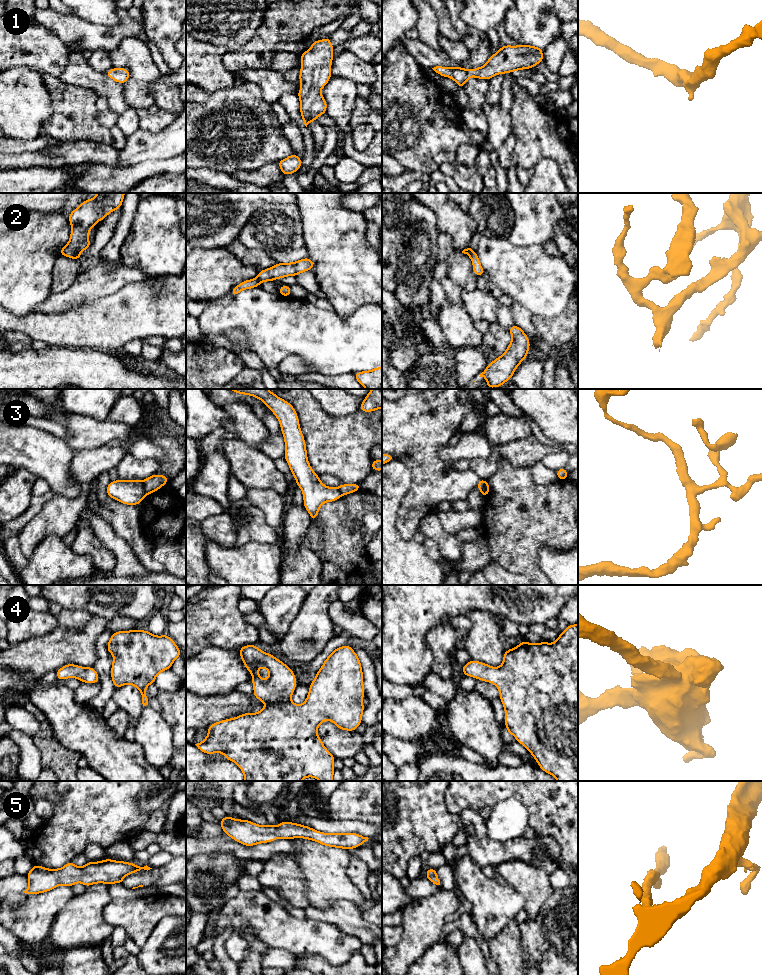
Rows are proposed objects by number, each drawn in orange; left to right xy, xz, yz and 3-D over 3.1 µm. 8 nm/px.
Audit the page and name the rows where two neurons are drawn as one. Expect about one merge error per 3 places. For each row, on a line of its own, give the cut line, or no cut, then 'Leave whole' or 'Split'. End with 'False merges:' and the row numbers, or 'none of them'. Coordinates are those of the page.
1: No split. Leave whole
2: Split along xz (257, 277), (260, 281). Split
3: Split along xy (141, 481), (146, 494). Split
4: No split. Leave whole
5: No split. Leave whole
False merges: 2, 3

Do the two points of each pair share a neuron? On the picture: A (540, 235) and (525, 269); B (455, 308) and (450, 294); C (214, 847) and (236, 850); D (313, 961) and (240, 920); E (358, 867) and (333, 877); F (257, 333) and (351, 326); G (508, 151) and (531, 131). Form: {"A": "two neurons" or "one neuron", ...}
{"A": "two neurons", "B": "one neuron", "C": "one neuron", "D": "two neurons", "E": "two neurons", "F": "one neuron", "G": "two neurons"}

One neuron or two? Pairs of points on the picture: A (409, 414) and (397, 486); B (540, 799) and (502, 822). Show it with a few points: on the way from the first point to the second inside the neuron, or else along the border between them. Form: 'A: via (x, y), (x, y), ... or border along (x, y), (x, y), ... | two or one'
A: border along (395, 459), (402, 462), (410, 471), (410, 483) | two
B: border along (504, 799), (515, 797), (526, 807), (529, 826) | two

